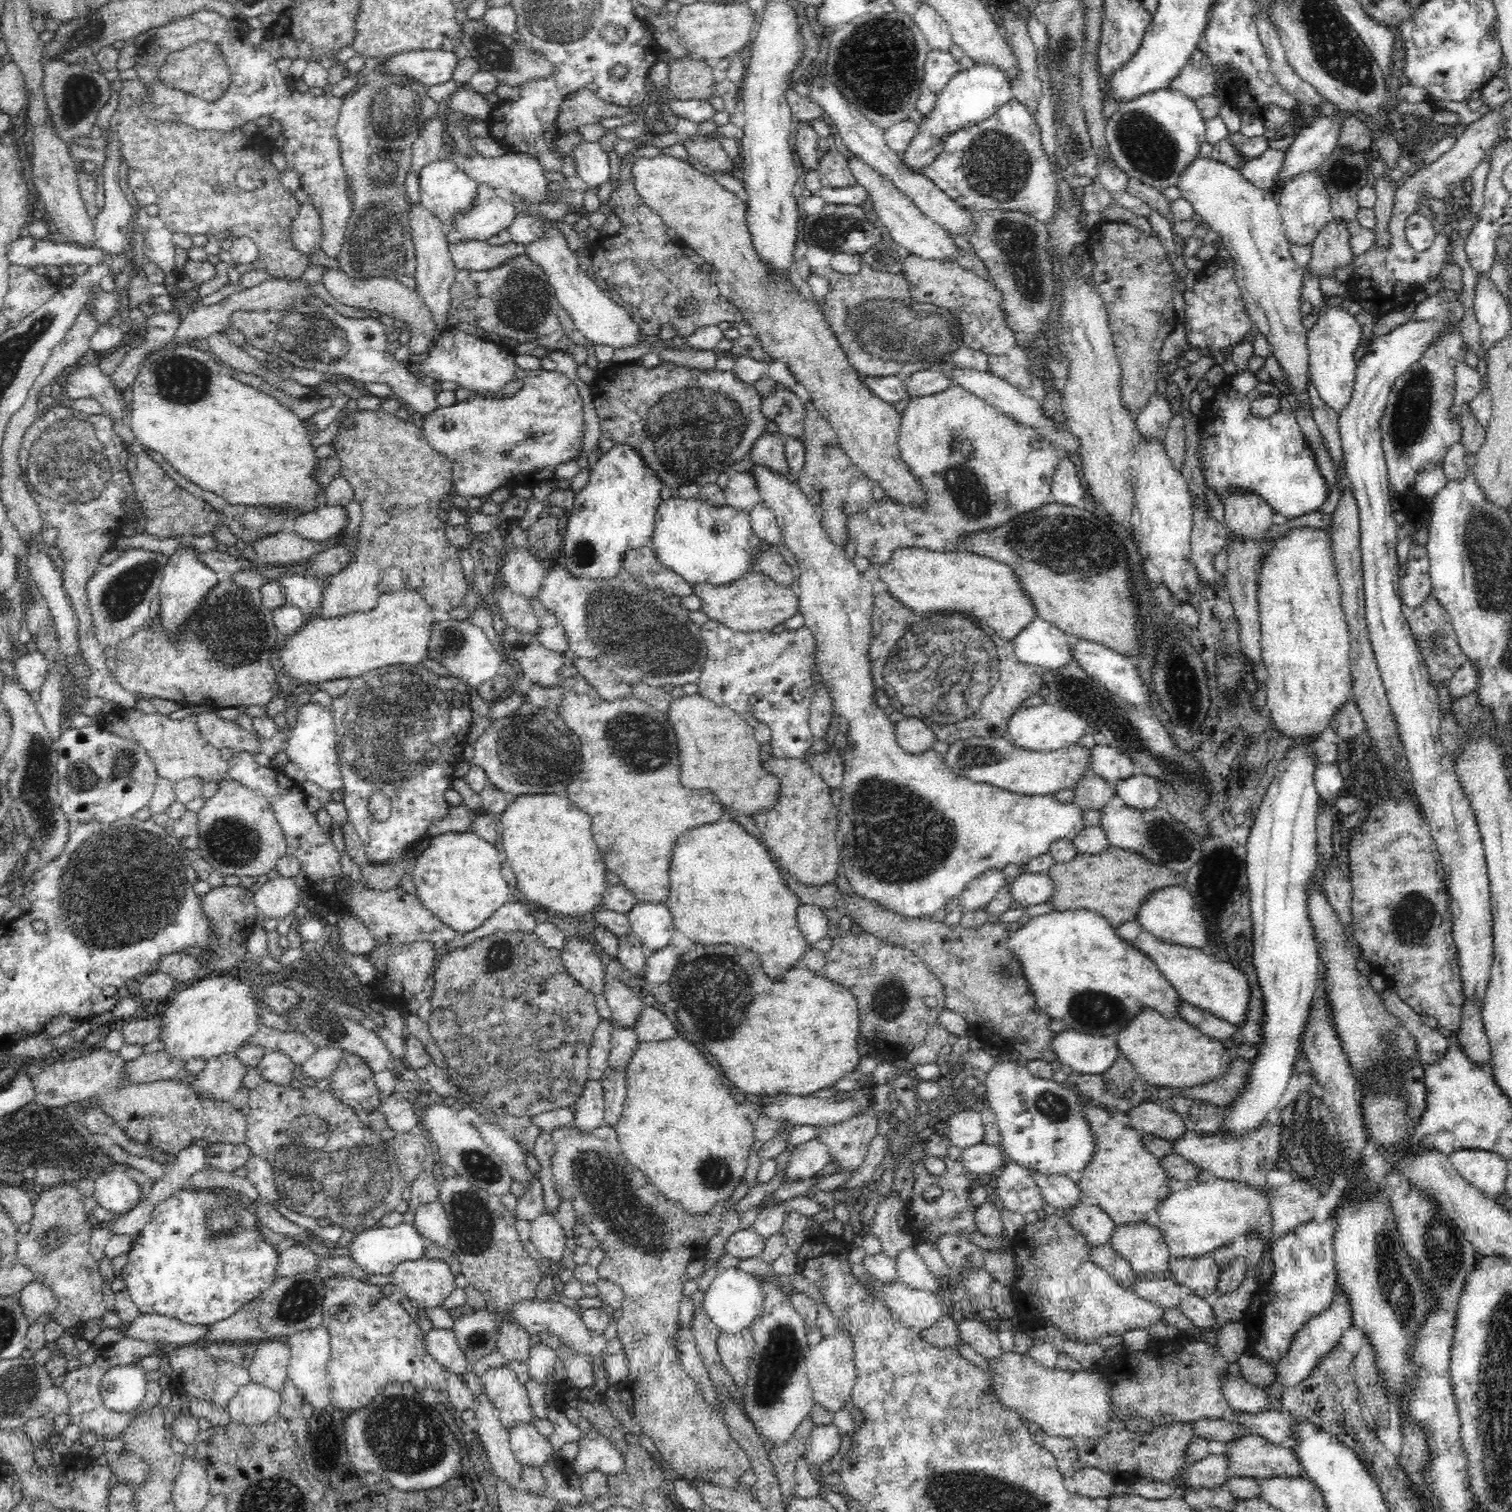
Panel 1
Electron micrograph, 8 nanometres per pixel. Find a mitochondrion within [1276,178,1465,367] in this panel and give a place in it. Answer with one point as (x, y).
(1363, 289)

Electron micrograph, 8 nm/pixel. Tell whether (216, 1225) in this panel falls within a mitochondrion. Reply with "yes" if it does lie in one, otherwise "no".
yes

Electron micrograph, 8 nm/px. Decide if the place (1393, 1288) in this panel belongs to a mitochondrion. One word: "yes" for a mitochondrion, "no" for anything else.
yes

